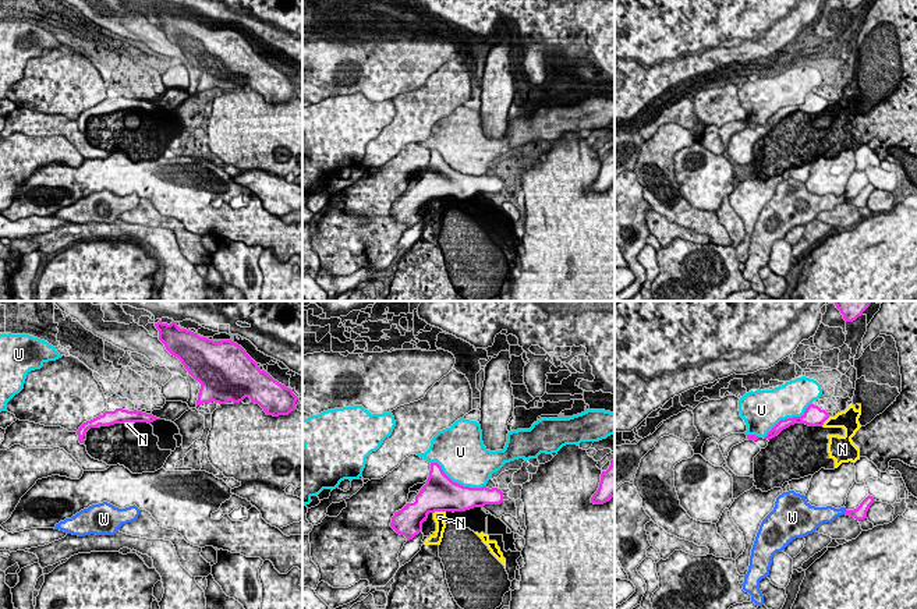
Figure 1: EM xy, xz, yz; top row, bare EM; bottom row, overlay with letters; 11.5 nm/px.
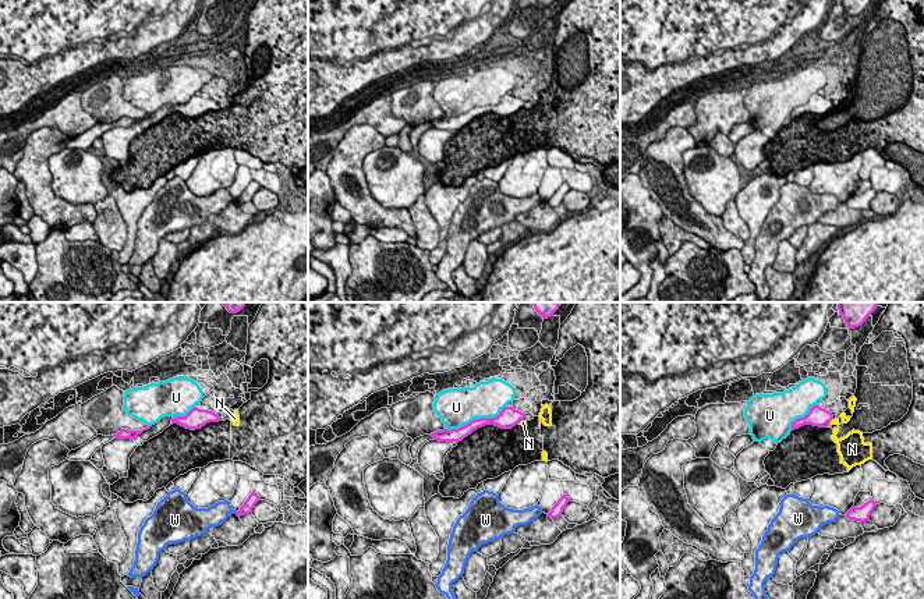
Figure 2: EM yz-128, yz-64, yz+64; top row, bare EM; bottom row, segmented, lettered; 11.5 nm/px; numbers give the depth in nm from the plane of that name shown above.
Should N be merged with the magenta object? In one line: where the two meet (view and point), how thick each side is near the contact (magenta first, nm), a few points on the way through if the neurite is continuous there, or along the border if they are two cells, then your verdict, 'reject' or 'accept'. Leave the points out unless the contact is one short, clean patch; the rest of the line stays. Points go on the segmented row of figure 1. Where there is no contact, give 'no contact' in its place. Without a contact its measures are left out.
meets magenta in xz at (439, 510); 400 nm thick on the magenta side, 140 nm on the other; border along xz (445, 510), (434, 513); reject

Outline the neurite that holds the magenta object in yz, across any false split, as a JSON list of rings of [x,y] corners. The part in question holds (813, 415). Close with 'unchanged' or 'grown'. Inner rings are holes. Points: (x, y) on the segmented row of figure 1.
[[[810,404],[801,417],[793,417],[780,419],[764,439],[772,439],[778,436],[783,429],[794,424],[806,424],[808,426],[822,426],[824,422],[829,418],[829,413],[821,410],[818,406]]]; unchanged

